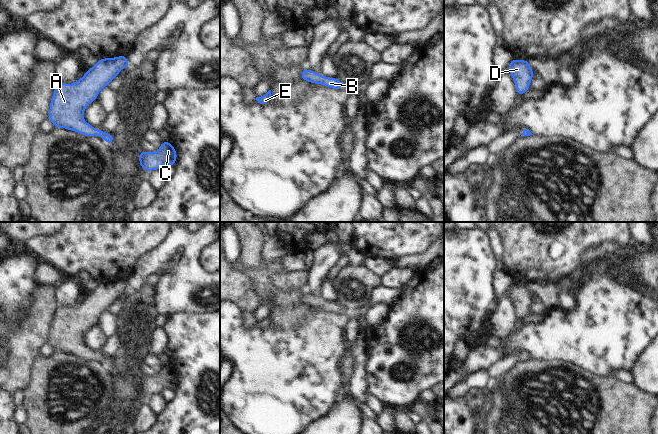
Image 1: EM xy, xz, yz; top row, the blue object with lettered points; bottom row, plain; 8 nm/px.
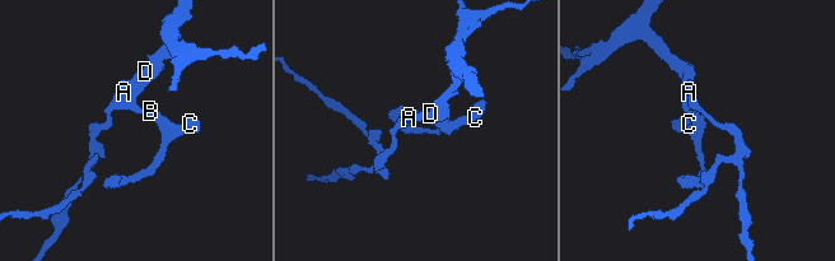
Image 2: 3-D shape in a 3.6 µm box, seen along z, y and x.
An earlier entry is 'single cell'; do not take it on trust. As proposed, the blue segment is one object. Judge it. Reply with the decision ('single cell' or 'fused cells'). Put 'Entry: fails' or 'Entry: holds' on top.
Entry: holds
single cell

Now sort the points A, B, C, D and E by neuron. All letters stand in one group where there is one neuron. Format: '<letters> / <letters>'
A B C D E

